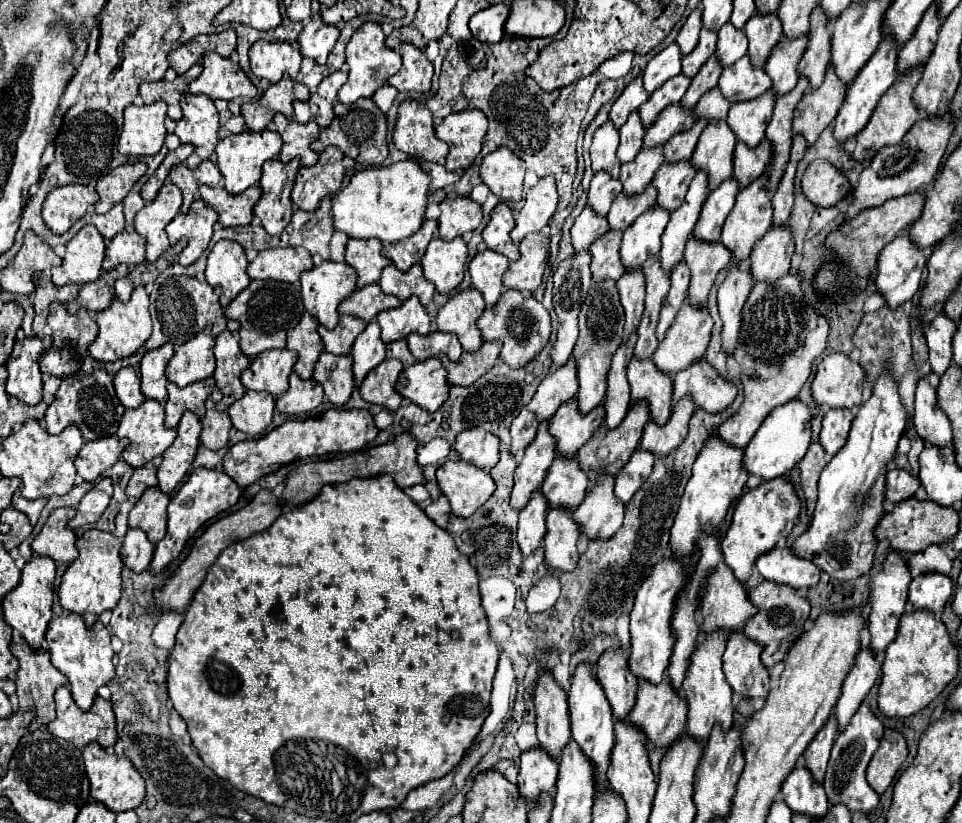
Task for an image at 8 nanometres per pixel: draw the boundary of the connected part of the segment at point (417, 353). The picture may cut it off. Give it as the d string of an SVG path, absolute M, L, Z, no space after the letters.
M441 331L429 335L411 333L407 337L407 343L409 343L409 351L417 361L439 355L447 355L451 361L459 361L461 357L461 343L453 333L441 333Z

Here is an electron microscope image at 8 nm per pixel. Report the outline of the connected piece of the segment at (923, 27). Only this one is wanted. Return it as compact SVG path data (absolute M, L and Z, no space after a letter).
M933 1L931 7L927 9L927 13L923 15L923 19L919 21L915 33L907 41L907 45L903 45L899 49L897 69L903 71L907 67L925 63L937 43L939 29L941 29L941 19L939 19L939 11L937 11L937 1Z

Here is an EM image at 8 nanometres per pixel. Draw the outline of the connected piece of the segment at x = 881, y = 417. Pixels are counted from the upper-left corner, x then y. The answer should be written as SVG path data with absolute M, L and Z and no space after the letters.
M883 371L879 379L875 379L873 395L859 407L857 417L851 423L849 439L845 447L827 463L827 467L821 473L819 479L819 501L811 519L809 529L795 541L793 551L799 557L811 559L821 571L835 579L857 579L861 575L867 575L873 565L877 539L875 539L875 525L885 515L885 475L887 465L893 461L897 443L903 435L903 429L907 425L907 411L901 403L897 383L891 375L891 371Z

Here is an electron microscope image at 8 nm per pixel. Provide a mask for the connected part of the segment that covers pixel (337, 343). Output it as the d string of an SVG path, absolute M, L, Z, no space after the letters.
M341 315L335 329L329 331L325 327L319 327L319 335L323 339L325 351L333 353L333 355L349 355L355 337L365 329L365 325L367 323L361 321L359 317Z

